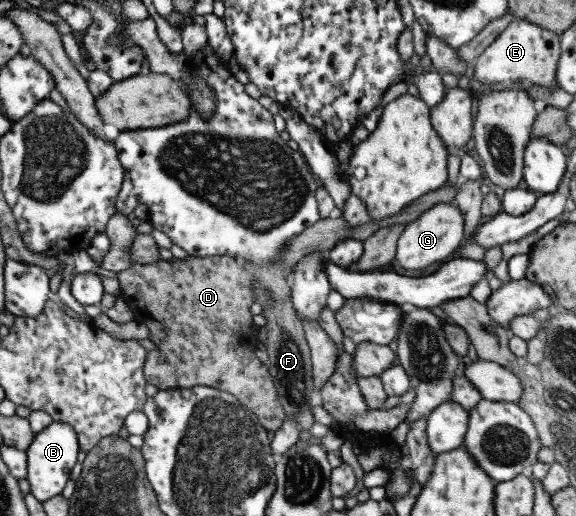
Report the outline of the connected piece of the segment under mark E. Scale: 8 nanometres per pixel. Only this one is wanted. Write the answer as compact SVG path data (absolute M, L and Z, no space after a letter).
M515 19L510 22L481 52L479 57L473 60L473 74L479 84L493 86L508 80L525 80L529 85L555 88L556 64L559 58L560 36L550 30L526 22L524 19Z

